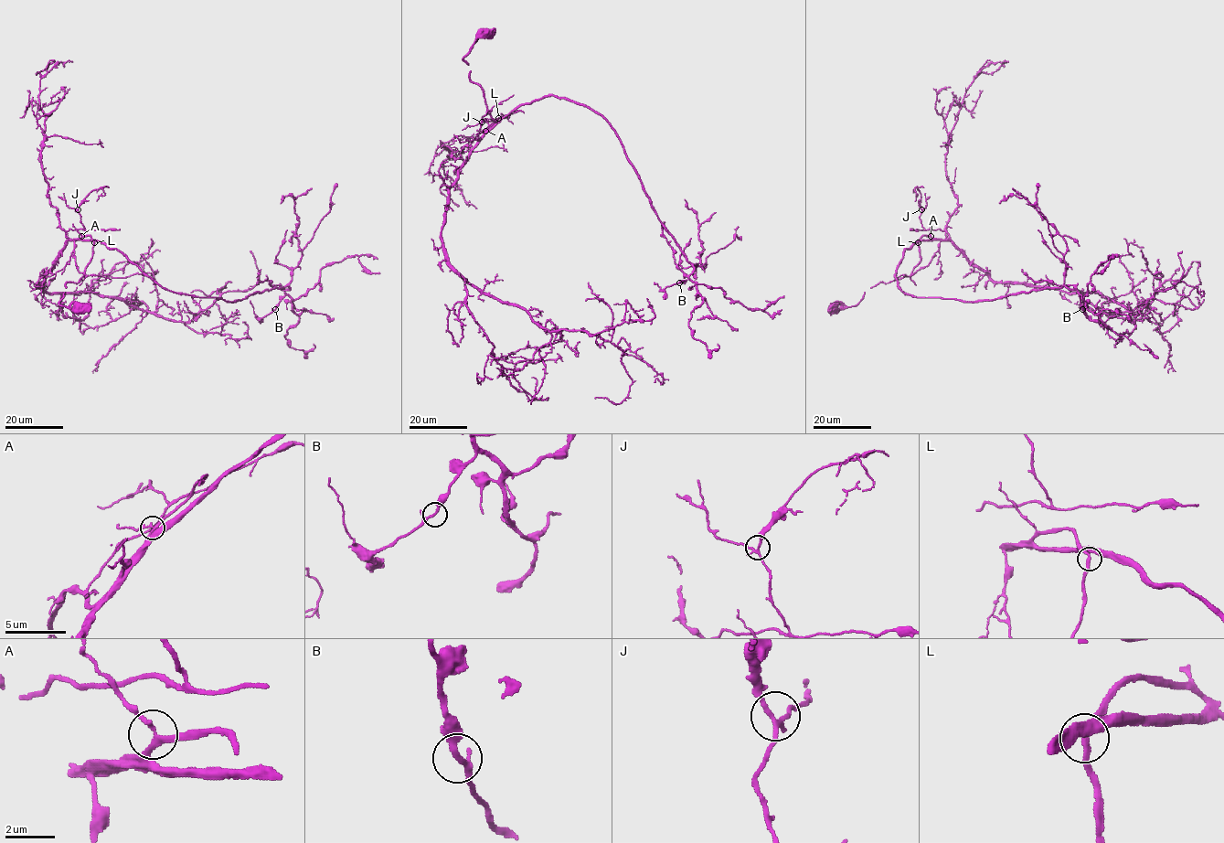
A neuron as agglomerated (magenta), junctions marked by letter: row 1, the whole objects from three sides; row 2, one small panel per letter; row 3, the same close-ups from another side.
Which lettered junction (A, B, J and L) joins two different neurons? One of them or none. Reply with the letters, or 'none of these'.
none of these

